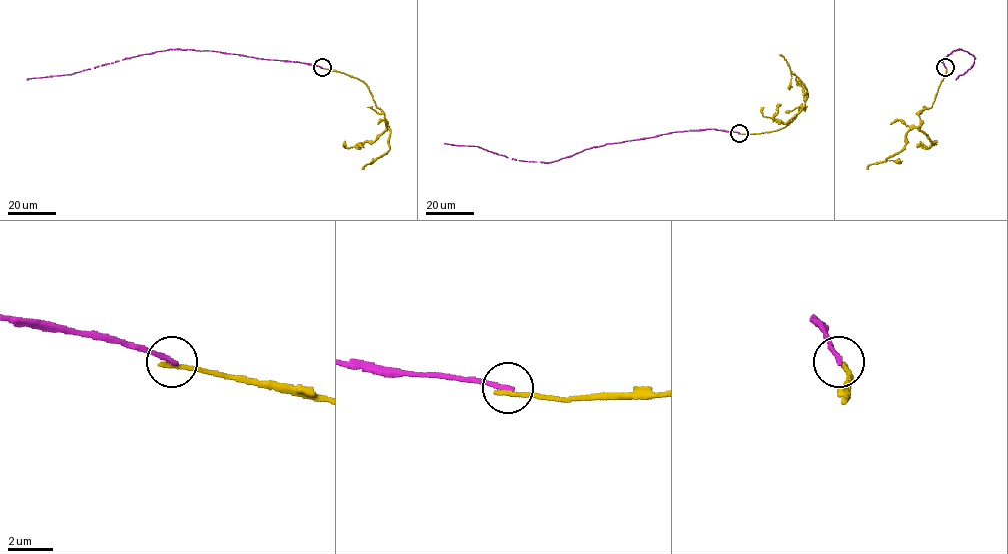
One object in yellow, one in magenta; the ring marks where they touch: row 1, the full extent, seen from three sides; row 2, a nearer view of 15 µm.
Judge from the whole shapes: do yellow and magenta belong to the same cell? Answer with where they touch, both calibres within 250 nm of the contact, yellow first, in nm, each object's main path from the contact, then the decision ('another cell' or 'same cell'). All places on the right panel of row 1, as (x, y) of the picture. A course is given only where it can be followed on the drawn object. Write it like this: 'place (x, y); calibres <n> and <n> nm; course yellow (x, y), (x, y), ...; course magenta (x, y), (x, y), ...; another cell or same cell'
place (945, 67); calibres 220 and 240 nm; course yellow (945, 67), (933, 105), (919, 113), (919, 125), (907, 133), (905, 145), (885, 162), (871, 163), (867, 169); course magenta (945, 67), (941, 61), (956, 49), (975, 57), (971, 68), (956, 79); another cell

